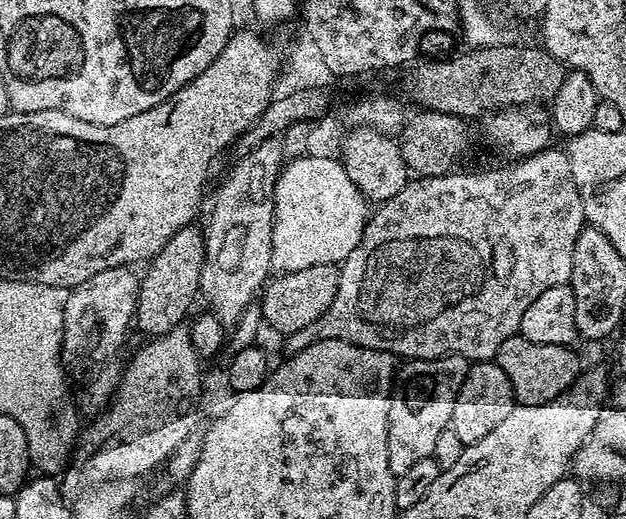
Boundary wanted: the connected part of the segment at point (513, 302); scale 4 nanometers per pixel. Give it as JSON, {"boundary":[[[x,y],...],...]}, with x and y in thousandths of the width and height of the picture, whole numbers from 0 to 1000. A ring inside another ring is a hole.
{"boundary":[[[890,281],[867,285],[851,301],[826,306],[813,324],[792,324],[788,331],[735,331],[724,328],[716,337],[700,341],[665,339],[653,345],[652,355],[629,382],[612,387],[601,410],[586,418],[581,451],[572,474],[559,482],[559,489],[542,511],[543,541],[540,566],[534,566],[534,582],[495,628],[465,642],[458,649],[462,680],[479,678],[510,655],[551,655],[591,674],[610,674],[634,690],[655,694],[696,694],[703,686],[736,686],[749,697],[791,696],[796,674],[808,651],[826,645],[831,638],[834,605],[859,574],[859,566],[879,559],[879,551],[907,547],[914,536],[917,513],[917,466],[923,466],[923,451],[936,435],[936,385],[927,380],[928,356],[920,353],[920,333],[914,328],[914,304],[906,291]]]}

